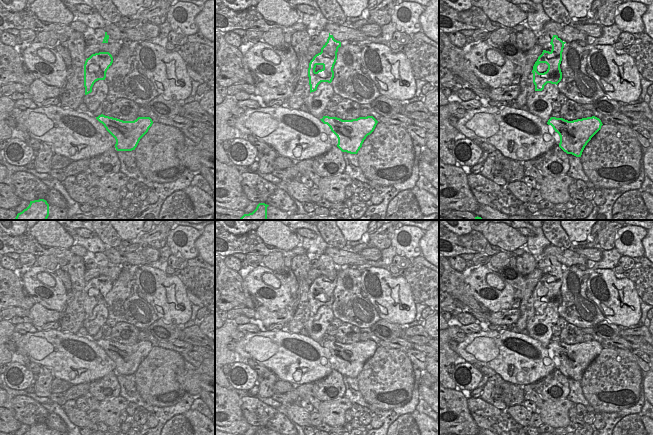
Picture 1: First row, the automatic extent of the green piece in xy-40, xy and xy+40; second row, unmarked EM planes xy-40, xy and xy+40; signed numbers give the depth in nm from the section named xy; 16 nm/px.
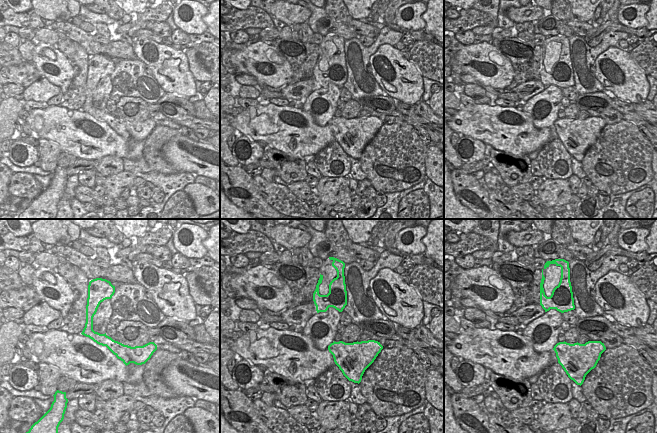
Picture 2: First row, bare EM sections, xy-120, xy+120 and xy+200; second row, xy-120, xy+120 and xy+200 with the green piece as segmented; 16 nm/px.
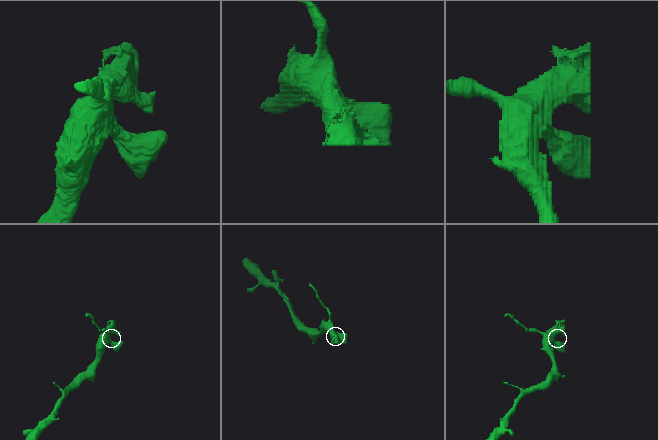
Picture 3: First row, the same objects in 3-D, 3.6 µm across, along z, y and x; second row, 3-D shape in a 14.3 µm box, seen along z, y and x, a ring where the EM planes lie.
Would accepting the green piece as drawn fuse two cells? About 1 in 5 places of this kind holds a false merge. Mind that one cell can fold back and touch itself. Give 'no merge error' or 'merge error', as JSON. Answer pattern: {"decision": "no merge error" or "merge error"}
{"decision": "no merge error"}

